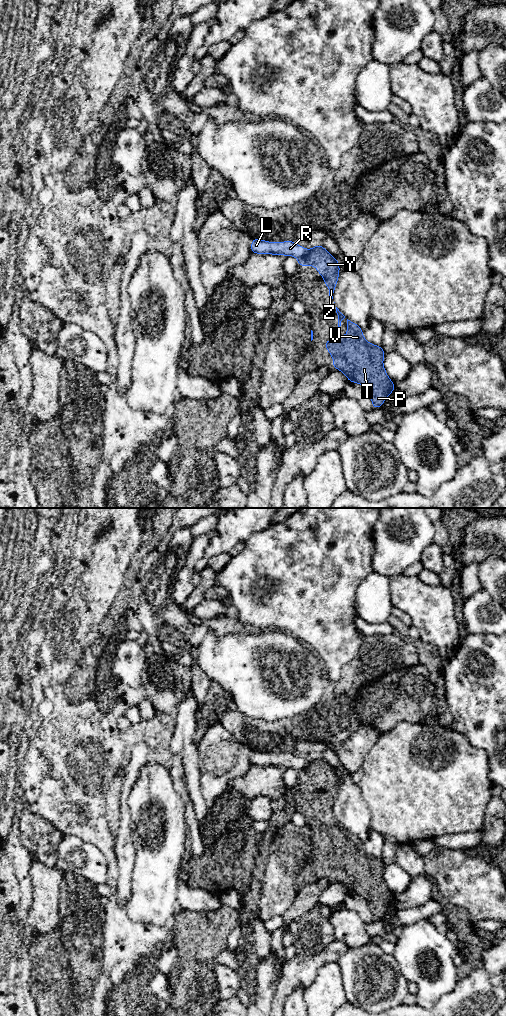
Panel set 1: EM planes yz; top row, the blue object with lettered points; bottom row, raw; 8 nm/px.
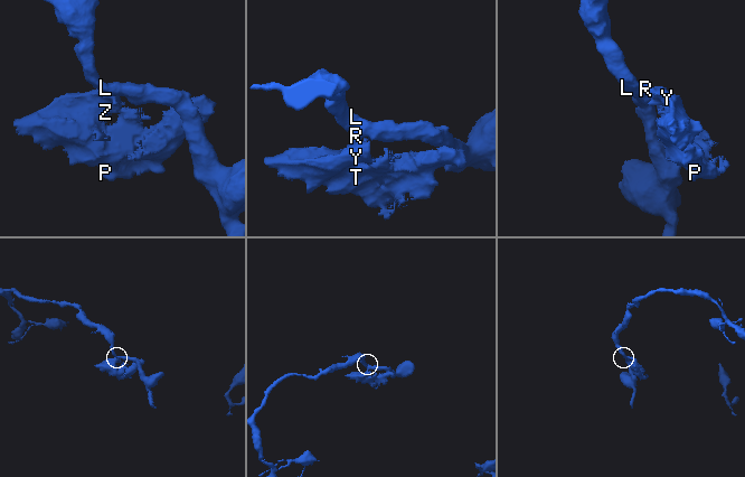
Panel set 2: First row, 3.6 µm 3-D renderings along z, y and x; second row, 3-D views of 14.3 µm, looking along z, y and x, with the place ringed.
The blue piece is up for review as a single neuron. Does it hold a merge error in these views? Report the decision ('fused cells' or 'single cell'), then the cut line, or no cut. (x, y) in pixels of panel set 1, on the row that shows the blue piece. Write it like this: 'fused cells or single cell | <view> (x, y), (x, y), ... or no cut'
fused cells | yz (307, 251), (298, 259)

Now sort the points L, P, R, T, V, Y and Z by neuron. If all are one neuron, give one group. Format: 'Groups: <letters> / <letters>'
Groups: L R / P T V Y Z

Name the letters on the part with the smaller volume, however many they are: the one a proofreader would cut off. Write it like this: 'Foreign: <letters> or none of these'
Foreign: P, T, V, Y, Z

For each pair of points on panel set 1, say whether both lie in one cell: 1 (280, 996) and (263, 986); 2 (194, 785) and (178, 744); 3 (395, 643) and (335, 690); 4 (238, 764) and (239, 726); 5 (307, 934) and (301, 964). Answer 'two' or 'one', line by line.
1: two
2: one
3: one
4: two
5: two

